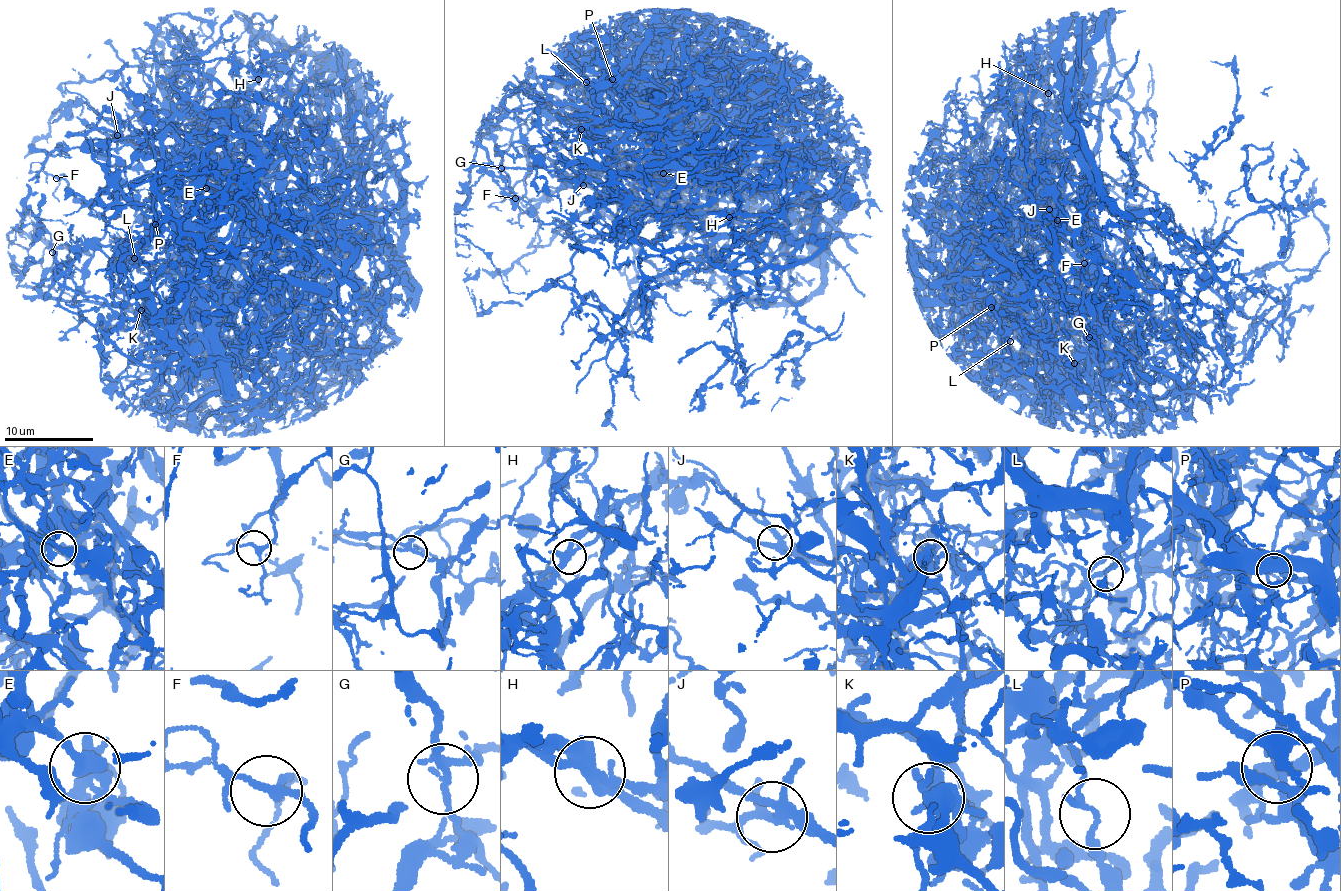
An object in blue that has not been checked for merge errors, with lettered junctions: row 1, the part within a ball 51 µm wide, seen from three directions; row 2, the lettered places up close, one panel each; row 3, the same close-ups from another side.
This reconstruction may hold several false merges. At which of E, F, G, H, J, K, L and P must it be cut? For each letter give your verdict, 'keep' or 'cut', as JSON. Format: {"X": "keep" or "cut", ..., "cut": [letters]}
{"E": "cut", "F": "keep", "G": "keep", "H": "cut", "J": "keep", "K": "cut", "L": "cut", "P": "keep", "cut": ["E", "H", "K", "L"]}

